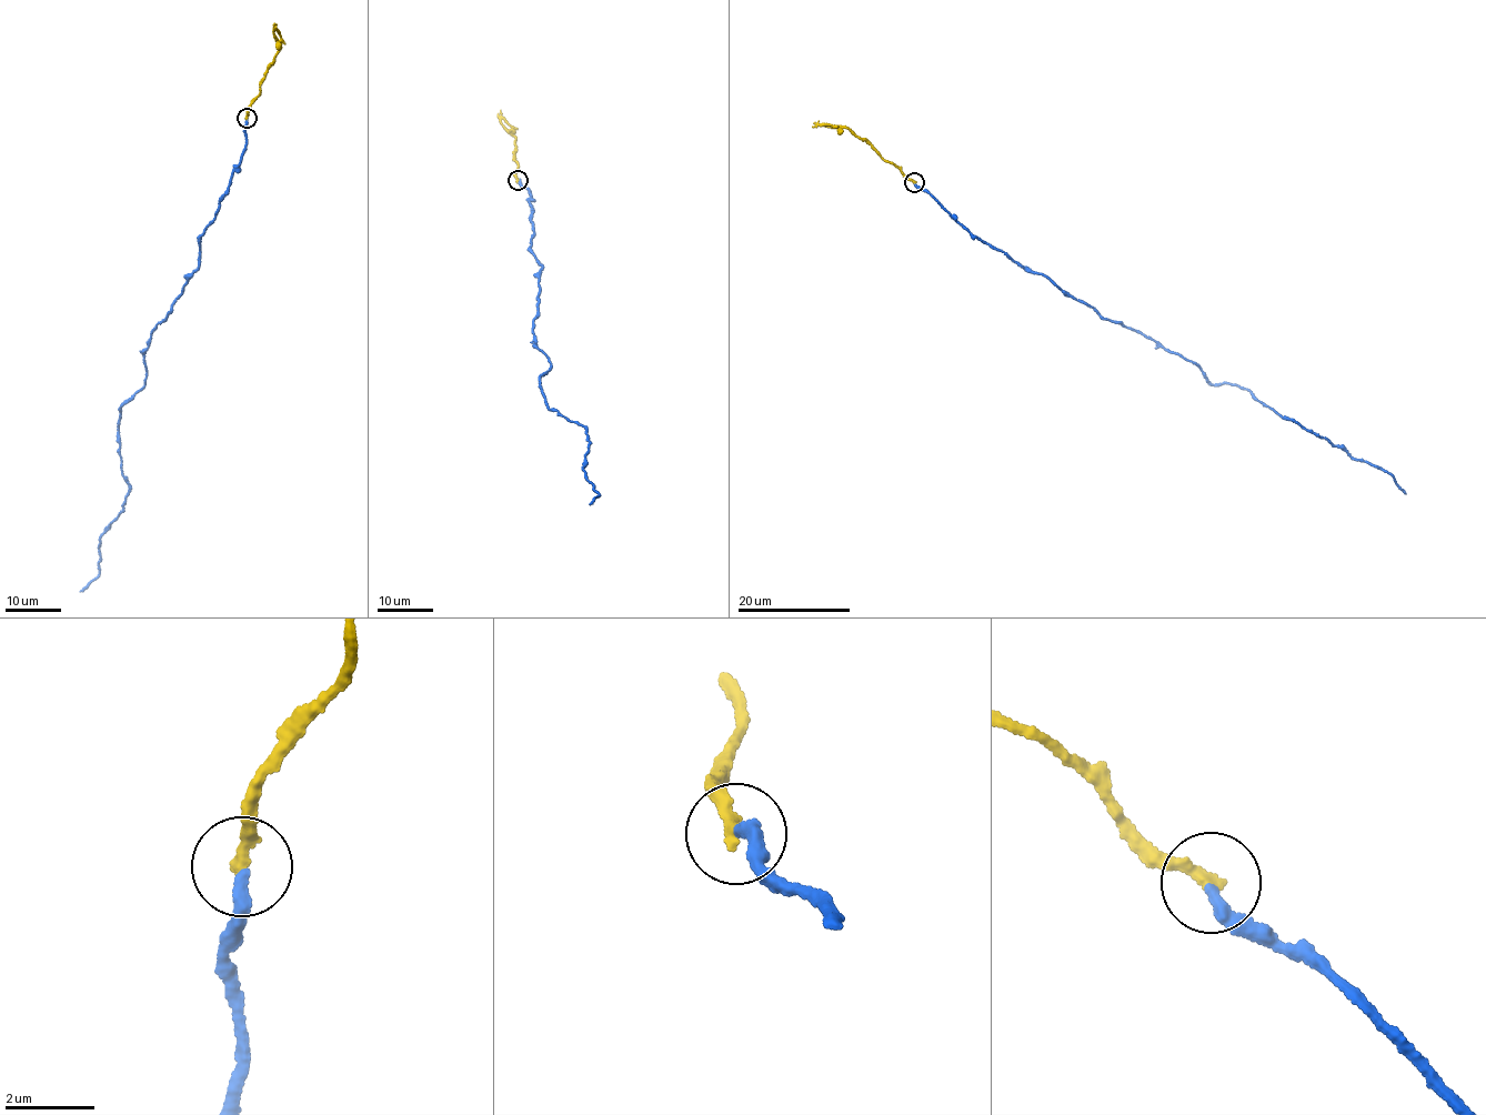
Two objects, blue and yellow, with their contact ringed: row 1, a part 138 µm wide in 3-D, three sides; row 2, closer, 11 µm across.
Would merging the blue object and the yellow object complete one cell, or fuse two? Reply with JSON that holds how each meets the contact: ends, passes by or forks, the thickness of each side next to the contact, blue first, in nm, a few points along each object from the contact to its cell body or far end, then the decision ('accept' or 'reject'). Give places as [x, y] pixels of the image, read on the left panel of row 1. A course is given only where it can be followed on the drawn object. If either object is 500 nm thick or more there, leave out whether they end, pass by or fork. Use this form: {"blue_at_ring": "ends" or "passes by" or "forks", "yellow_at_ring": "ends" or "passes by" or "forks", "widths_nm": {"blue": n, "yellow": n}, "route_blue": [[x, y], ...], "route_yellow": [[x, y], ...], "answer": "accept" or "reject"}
{"blue_at_ring": "ends", "yellow_at_ring": "ends", "widths_nm": {"blue": 300, "yellow": 280}, "route_blue": [[247, 118], [197, 269], [152, 331], [146, 383], [119, 410], [129, 489], [101, 536], [98, 573], [80, 592]], "route_yellow": [[247, 118], [249, 107], [280, 49], [281, 40], [274, 23]], "answer": "reject"}

